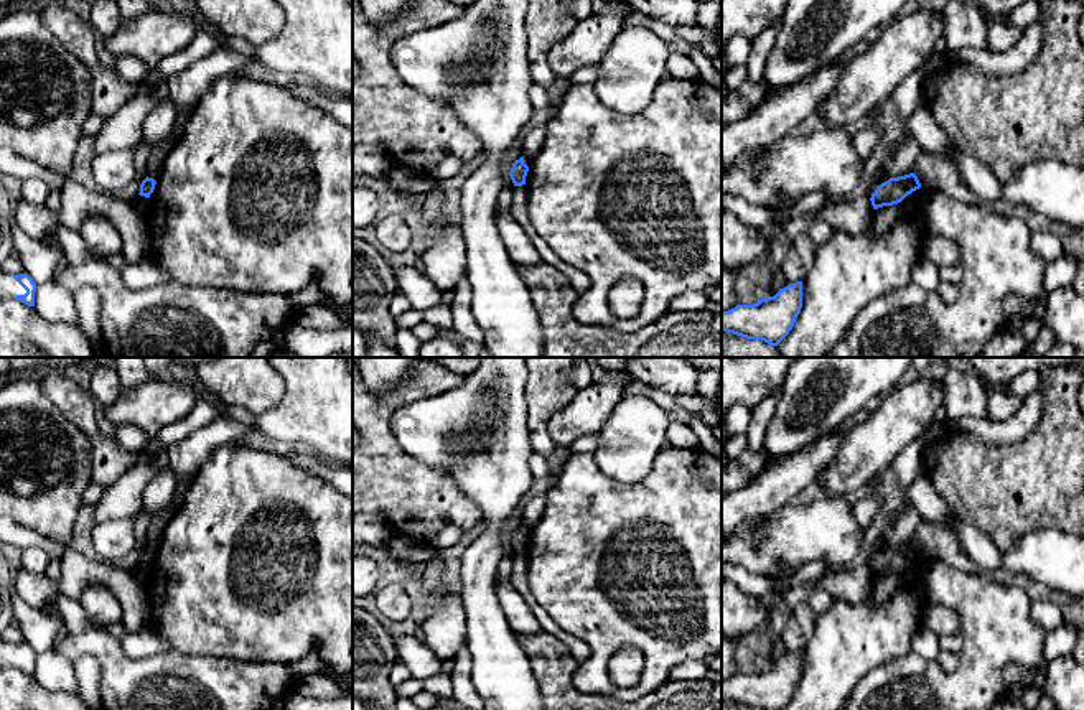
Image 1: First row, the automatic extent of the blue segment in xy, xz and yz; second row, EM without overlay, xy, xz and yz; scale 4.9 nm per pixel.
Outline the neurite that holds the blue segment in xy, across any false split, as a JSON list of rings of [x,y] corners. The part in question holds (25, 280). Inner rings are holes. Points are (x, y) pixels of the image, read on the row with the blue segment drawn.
[[[0,270],[0,298],[15,298],[28,306],[35,306],[36,283],[25,272],[20,275],[7,275]]]

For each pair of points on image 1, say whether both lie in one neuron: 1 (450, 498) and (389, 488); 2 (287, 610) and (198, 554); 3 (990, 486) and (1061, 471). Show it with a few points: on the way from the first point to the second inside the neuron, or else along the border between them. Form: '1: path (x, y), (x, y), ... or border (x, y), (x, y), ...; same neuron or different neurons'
1: path (435, 493), (404, 491); same neuron
2: path (266, 588), (246, 569), (219, 555); same neuron
3: path (1009, 486), (1028, 486), (1043, 481); same neuron

